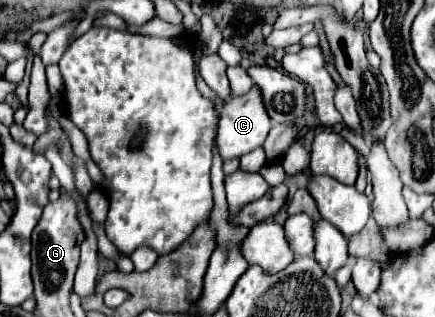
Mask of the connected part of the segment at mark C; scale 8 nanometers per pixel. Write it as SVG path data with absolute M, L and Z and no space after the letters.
M253 86L247 94L231 98L223 110L219 120L219 132L217 132L217 150L221 154L221 160L241 158L241 154L247 154L259 146L263 146L267 134L271 130L271 118L265 112L261 92L257 86Z

